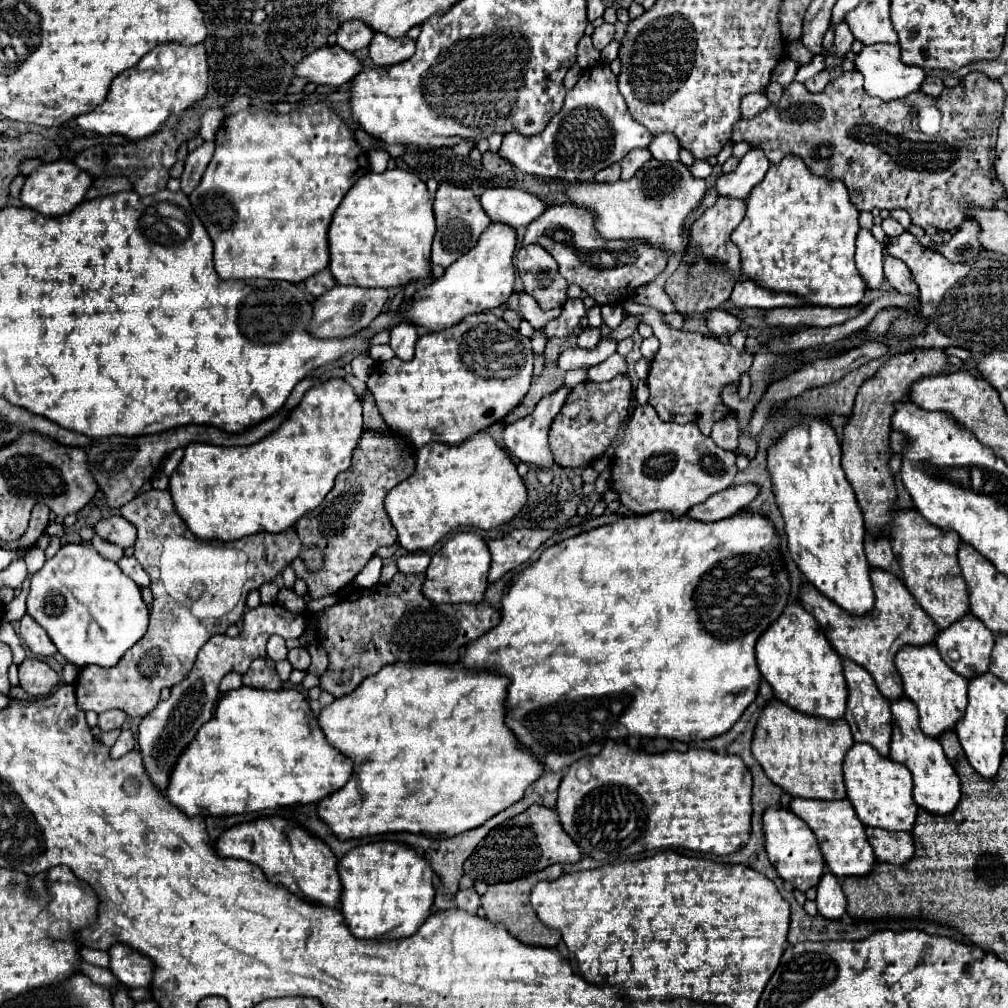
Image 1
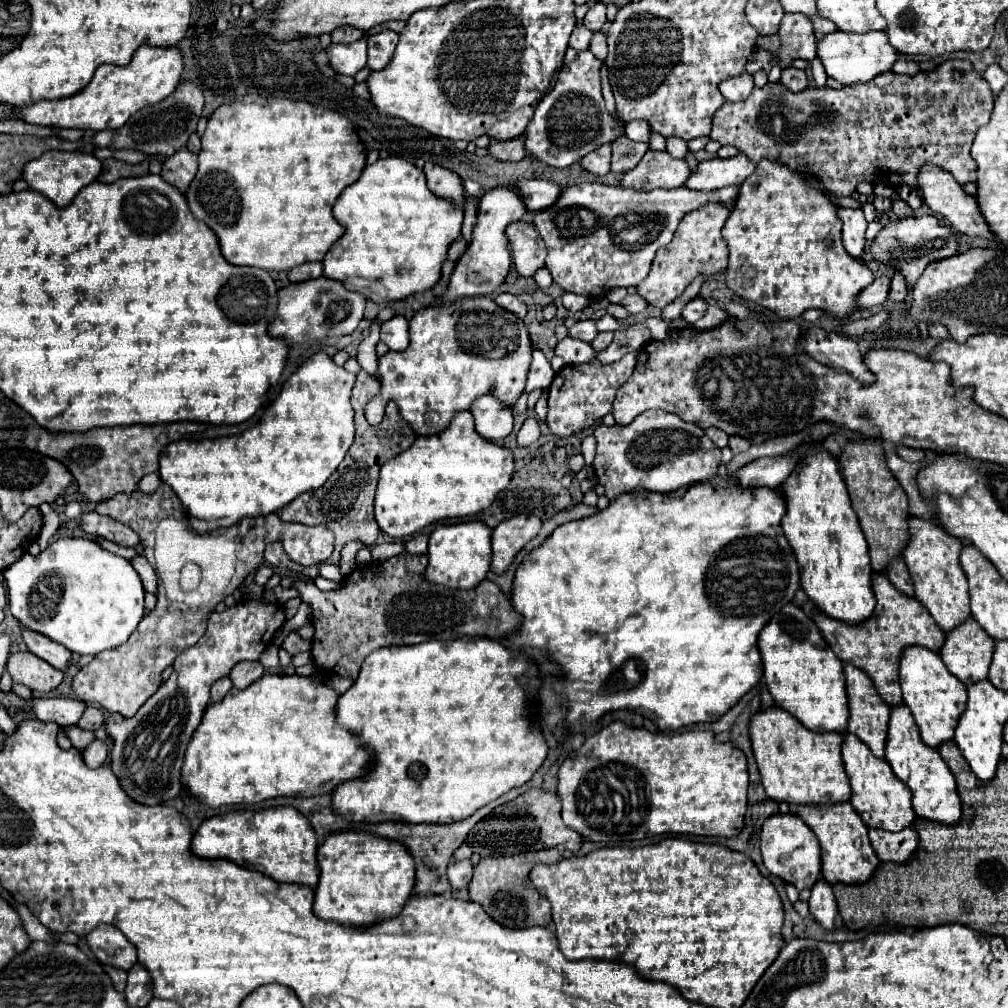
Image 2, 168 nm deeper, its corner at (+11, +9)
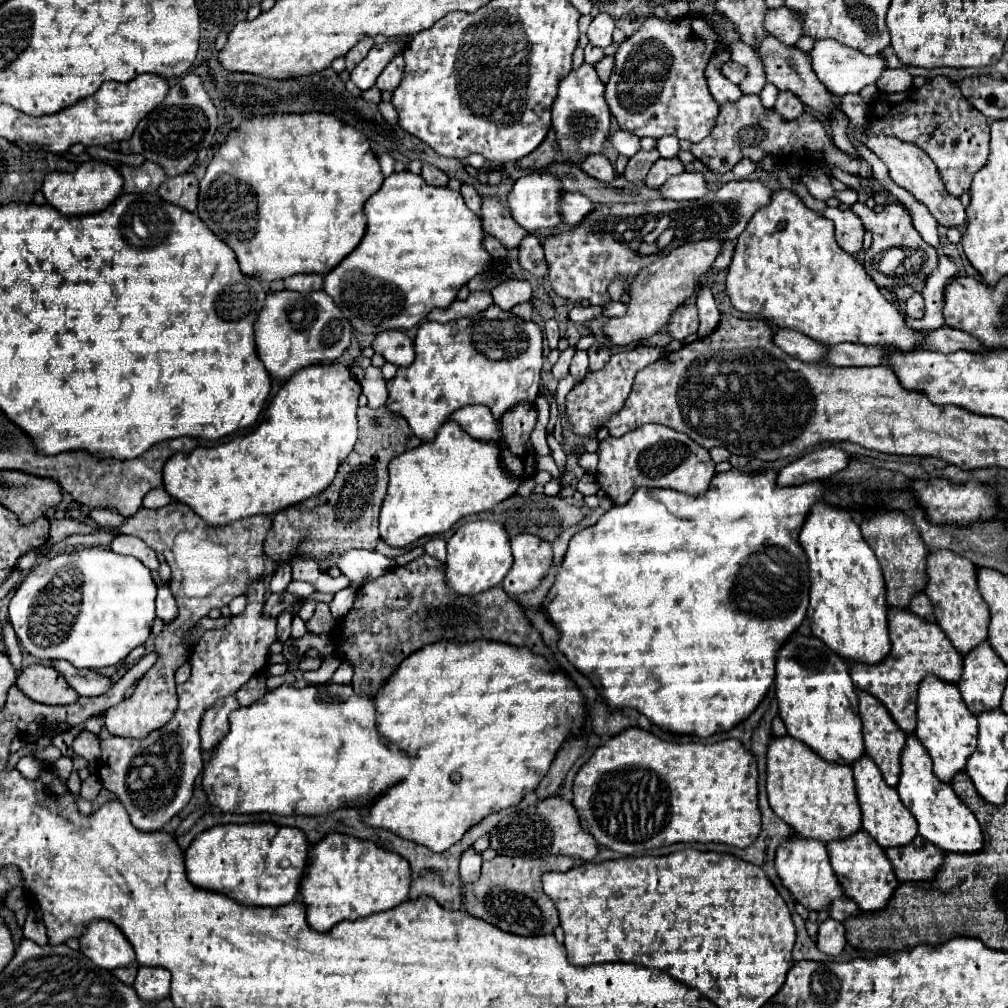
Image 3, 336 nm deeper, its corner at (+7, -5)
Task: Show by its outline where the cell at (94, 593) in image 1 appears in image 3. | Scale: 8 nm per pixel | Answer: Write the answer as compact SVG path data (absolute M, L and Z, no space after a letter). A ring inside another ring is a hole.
M82 548L54 558L40 560L28 574L28 578L16 588L10 600L10 624L22 642L24 650L36 658L68 660L76 668L108 668L124 660L136 646L144 644L152 622L156 582L150 570L132 556L114 554L108 548Z

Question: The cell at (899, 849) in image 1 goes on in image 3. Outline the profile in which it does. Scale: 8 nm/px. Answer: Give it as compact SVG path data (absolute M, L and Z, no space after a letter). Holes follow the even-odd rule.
M916 836L906 846L888 848L886 856L892 862L894 874L900 882L932 880L942 864L942 850L922 836Z

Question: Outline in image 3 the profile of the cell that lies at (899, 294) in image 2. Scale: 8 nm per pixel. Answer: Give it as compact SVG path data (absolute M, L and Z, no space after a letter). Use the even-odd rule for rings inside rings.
M912 294L906 300L906 314L915 319L921 319L925 314L925 302L922 294Z

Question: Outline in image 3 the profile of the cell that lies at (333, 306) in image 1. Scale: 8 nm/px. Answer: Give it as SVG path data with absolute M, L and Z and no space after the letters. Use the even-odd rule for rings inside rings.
M282 290L276 294L268 294L266 306L256 322L256 350L260 360L272 378L288 380L300 368L330 362L342 356L342 352L350 346L352 340L352 324L342 316L340 308L334 306L334 300L324 292L290 292Z

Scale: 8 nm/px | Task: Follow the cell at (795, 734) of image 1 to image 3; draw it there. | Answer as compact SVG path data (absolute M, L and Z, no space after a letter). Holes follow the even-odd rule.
M772 738L766 752L766 790L776 816L790 824L798 836L830 842L860 830L860 806L856 802L852 768L820 758L796 738Z

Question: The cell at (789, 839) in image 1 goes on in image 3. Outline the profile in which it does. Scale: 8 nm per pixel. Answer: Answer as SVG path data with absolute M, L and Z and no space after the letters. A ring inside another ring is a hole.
M792 836L792 838L788 838L788 842L782 842L780 848L776 850L774 866L776 866L776 872L778 872L784 888L804 908L808 908L808 910L822 910L822 908L830 906L830 916L834 920L838 920L838 922L844 922L848 916L860 912L858 906L852 900L848 902L848 898L844 898L842 888L840 888L840 884L836 880L836 874L834 874L834 870L830 866L830 858L828 858L824 842Z

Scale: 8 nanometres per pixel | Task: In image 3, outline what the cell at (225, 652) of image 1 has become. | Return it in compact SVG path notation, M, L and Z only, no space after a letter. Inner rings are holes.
M262 580L255 582L246 592L248 606L242 614L234 616L222 630L206 630L190 656L190 666L192 666L192 676L188 682L178 686L178 708L176 714L168 724L164 724L160 730L154 730L146 738L120 738L120 736L110 736L100 742L102 756L98 760L98 776L102 784L116 794L116 798L124 804L132 824L138 830L152 832L160 830L172 816L176 816L192 798L192 788L194 780L200 774L204 766L204 754L200 746L200 722L202 716L212 704L228 694L234 694L240 686L244 686L252 676L260 674L268 666L268 656L270 656L270 646L278 640L276 636L276 618L262 618L262 608L265 602L265 585Z

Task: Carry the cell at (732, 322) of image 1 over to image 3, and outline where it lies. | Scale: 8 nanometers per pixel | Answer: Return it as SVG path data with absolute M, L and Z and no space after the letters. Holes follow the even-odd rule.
M694 304L680 306L672 314L668 326L670 326L674 340L686 340L688 336L692 336L698 330L698 310L696 310L696 306Z

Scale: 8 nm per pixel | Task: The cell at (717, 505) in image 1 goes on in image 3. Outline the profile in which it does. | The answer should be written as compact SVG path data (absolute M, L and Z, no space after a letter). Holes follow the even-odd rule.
M824 448L812 454L806 454L782 470L778 470L778 486L798 486L814 480L824 480L830 478L832 474L840 472L848 464L848 454L840 448Z

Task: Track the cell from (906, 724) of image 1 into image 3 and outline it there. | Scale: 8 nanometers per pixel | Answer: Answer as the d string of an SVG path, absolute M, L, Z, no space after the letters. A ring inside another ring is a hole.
M914 734L906 738L906 746L900 758L900 768L902 770L896 790L900 794L902 804L918 820L918 834L946 852L978 852L982 848L982 832L978 820L968 810L968 806L964 806L964 802L956 796L952 786L940 782L940 778L934 776L930 754L928 750L924 750L924 746L920 746Z

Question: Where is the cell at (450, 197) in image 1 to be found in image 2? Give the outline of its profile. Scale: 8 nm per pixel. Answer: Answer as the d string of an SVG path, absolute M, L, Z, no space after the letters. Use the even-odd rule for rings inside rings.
M426 162L424 164L424 172L426 172L426 178L428 178L428 188L442 196L442 198L452 198L456 204L464 206L464 188L462 188L462 180L458 174L438 166L438 164L432 164L432 162Z

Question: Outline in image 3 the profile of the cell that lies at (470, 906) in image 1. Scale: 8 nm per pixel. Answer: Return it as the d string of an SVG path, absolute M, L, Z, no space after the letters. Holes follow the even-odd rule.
M468 848L462 854L462 860L460 860L460 880L462 880L462 886L476 882L476 878L480 876L480 866L482 866L480 854L474 852L472 848Z

